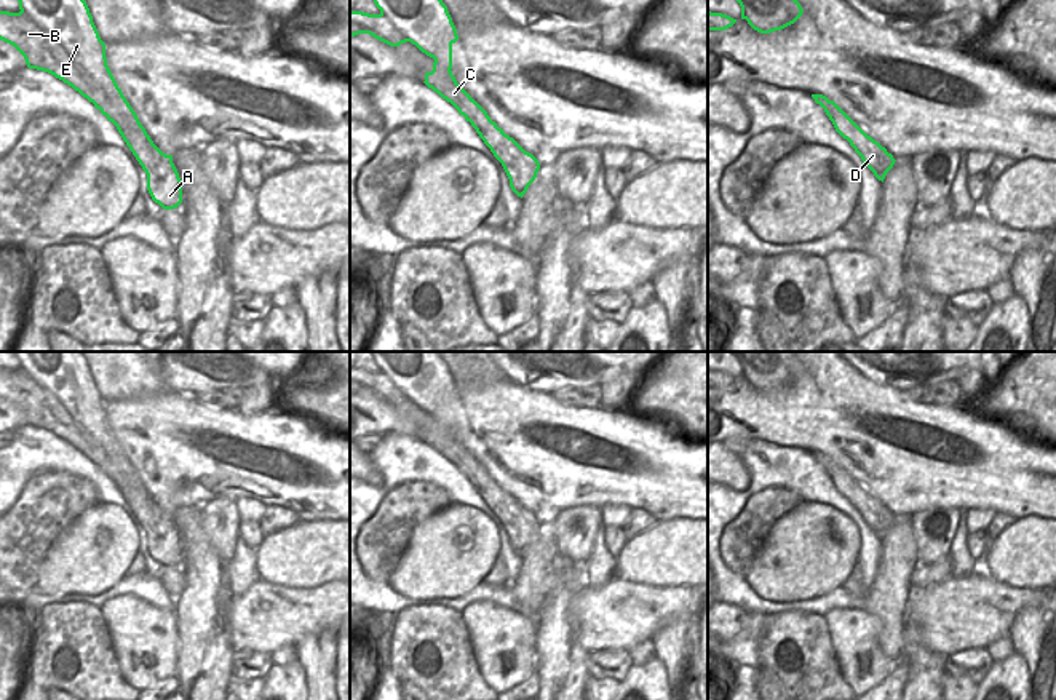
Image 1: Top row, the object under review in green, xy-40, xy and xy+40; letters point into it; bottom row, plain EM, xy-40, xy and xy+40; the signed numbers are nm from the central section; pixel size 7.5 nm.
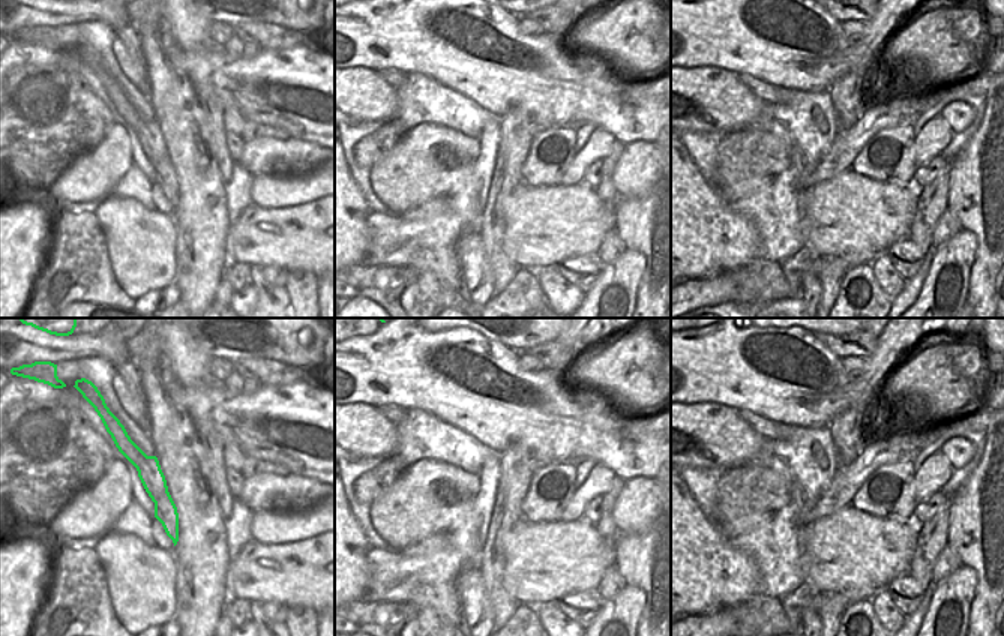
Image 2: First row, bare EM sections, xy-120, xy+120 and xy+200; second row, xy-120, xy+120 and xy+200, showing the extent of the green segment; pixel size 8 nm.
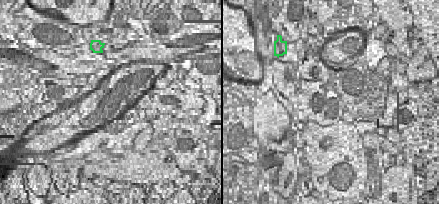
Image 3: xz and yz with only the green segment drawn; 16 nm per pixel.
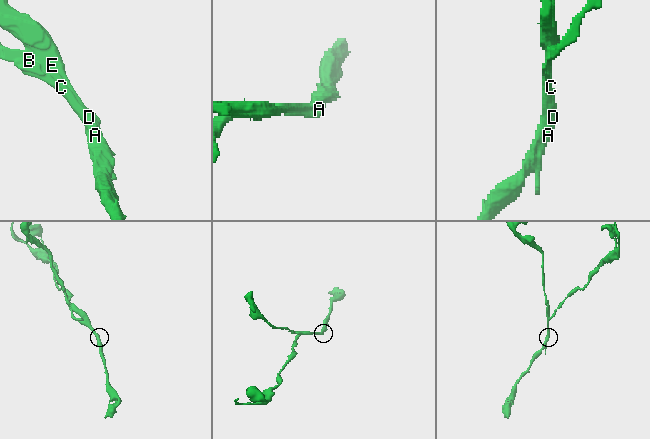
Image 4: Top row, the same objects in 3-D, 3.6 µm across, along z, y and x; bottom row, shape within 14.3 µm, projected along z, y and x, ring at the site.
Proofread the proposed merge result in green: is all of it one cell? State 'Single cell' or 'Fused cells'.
Fused cells.

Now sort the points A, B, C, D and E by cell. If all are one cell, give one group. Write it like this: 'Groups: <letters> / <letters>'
Groups: A D E / B C.

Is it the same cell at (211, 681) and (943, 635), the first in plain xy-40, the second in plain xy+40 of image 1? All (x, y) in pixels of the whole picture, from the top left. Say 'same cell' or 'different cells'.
different cells

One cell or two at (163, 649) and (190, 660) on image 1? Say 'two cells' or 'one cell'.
two cells

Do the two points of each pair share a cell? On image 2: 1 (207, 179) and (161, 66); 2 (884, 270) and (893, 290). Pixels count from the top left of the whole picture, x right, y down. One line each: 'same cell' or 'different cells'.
1: same cell
2: same cell

